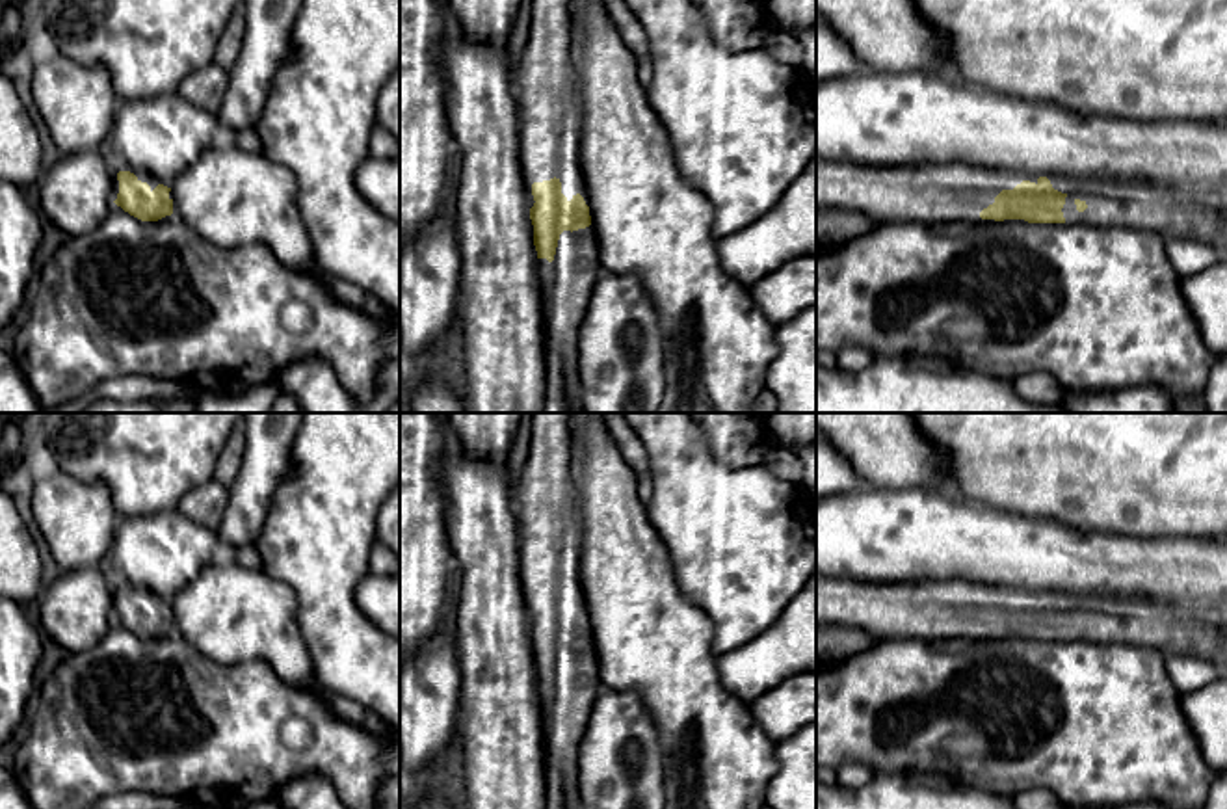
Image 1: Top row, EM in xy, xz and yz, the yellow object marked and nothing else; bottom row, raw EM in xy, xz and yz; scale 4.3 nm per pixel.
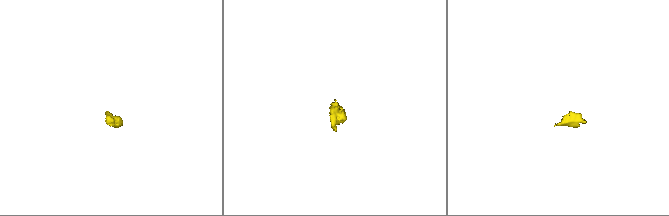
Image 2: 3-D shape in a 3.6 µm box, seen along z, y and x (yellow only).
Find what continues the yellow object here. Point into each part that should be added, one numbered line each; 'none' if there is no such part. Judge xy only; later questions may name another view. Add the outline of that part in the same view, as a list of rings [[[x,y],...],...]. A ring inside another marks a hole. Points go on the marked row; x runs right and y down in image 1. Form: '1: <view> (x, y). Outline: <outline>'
1: xy (118, 166). Outline: [[[113,162],[113,167],[112,167],[112,173],[113,173],[113,201],[117,199],[117,193],[119,193],[119,180],[117,180],[119,171],[134,173],[138,177],[138,180],[147,182],[151,186],[151,192],[160,184],[154,177],[151,177],[147,173],[134,171],[121,162]]]

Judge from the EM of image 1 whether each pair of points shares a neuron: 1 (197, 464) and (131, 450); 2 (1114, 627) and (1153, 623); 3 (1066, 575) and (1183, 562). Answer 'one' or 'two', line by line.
1: one
2: one
3: one

